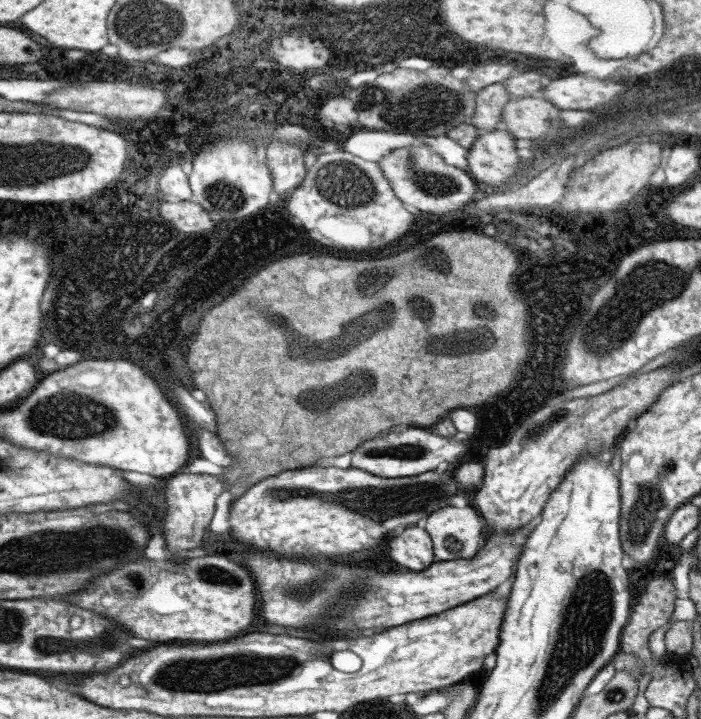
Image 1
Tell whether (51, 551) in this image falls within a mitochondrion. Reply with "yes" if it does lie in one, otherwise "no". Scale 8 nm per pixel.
yes

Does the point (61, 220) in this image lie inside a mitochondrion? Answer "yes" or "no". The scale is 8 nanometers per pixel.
no

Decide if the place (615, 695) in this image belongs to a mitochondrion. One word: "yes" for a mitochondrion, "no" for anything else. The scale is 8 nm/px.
yes

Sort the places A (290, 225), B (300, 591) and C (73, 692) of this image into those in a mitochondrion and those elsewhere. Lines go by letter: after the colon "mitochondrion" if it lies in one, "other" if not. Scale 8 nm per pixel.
A: other
B: mitochondrion
C: other

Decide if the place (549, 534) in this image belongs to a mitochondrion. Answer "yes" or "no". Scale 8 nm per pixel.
no

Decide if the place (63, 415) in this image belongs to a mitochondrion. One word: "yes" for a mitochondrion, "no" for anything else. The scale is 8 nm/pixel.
yes

